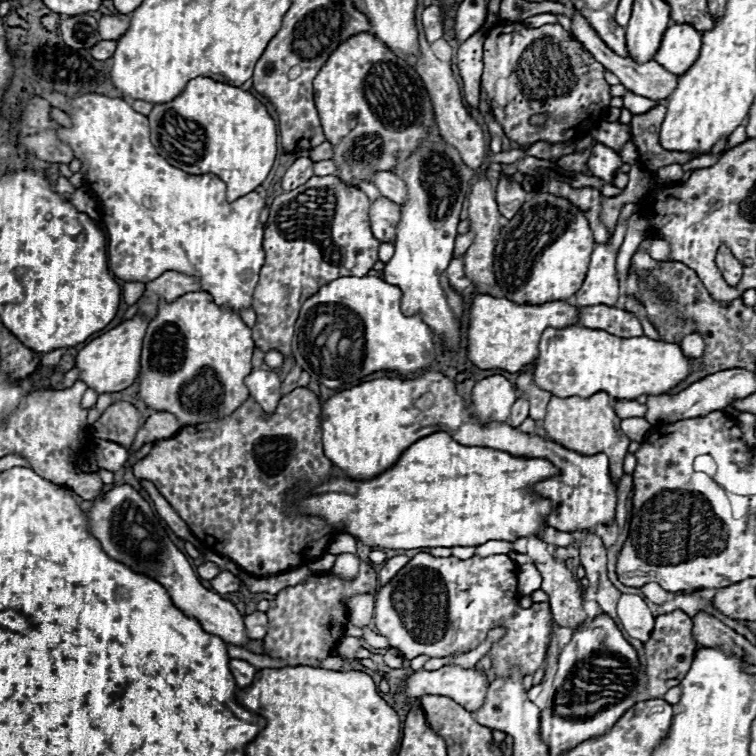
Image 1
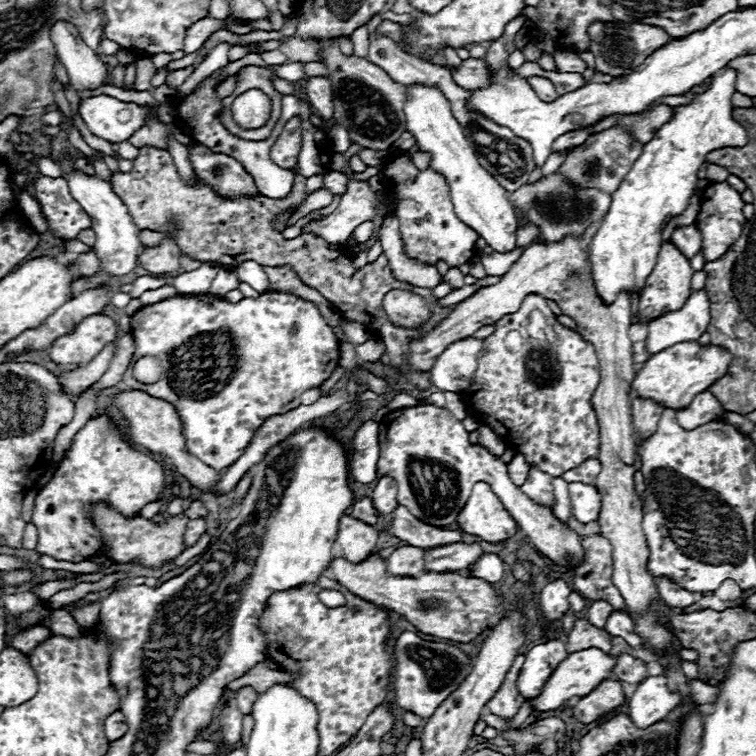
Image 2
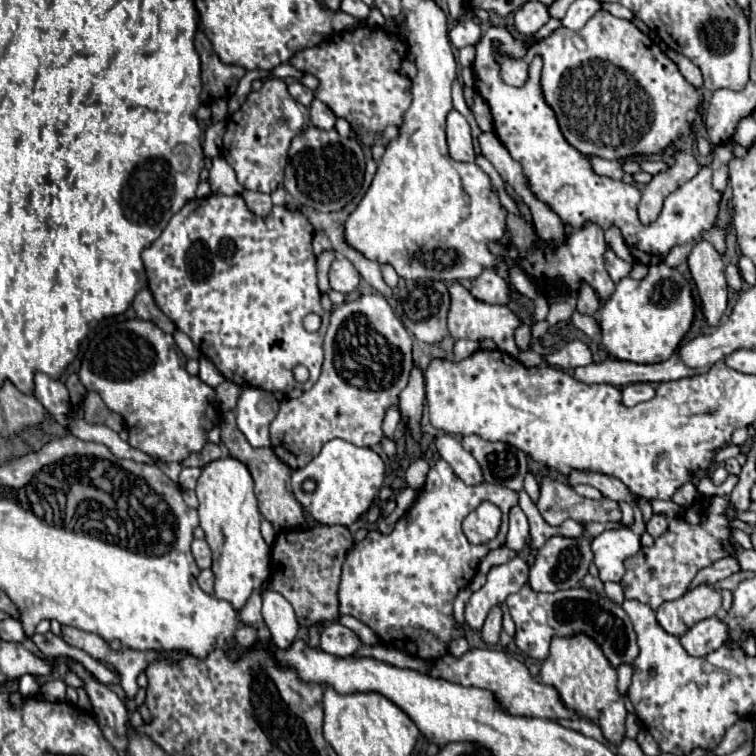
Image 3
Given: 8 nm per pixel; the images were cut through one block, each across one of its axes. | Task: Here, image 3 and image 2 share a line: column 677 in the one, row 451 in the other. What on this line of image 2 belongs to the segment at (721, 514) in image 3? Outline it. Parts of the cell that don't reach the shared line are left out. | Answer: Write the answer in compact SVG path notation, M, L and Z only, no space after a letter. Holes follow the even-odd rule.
M526 296L520 310L504 316L496 322L496 332L484 340L486 352L478 358L476 382L468 388L468 400L476 412L482 414L482 422L494 428L506 444L514 446L518 454L524 454L530 464L536 464L550 476L562 476L566 470L578 468L584 460L596 458L600 450L598 418L592 408L592 394L600 382L596 352L590 342L572 330L566 330L546 306L542 296ZM516 332L520 344L506 346L506 336Z

